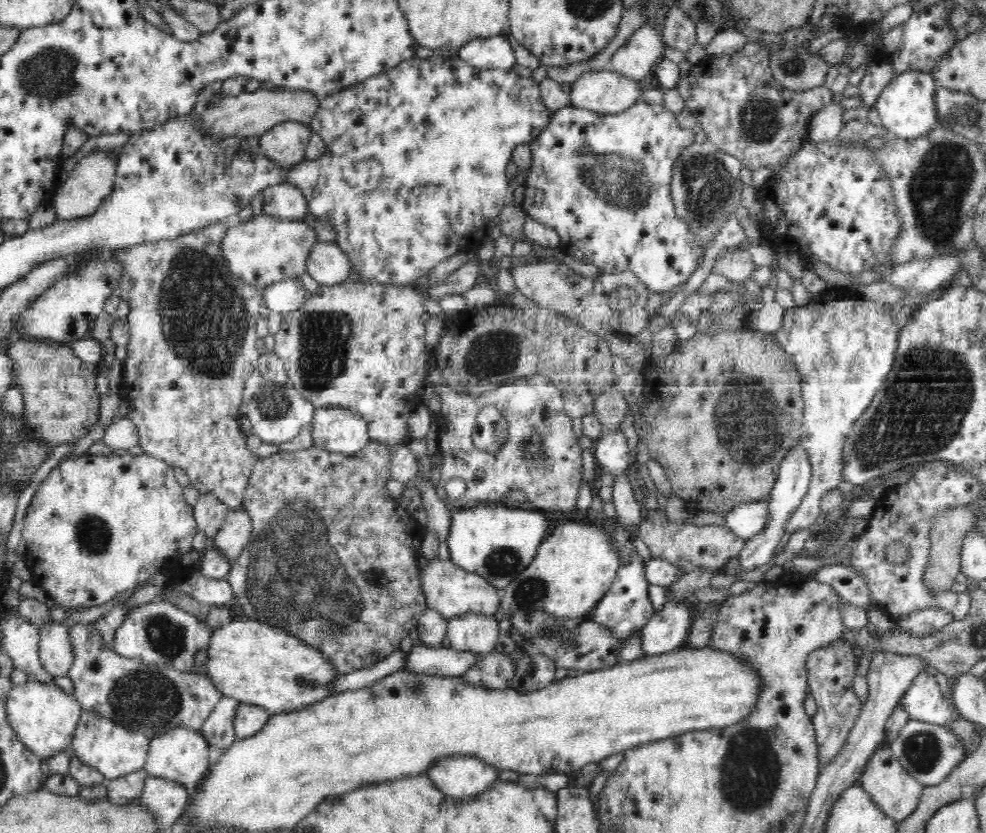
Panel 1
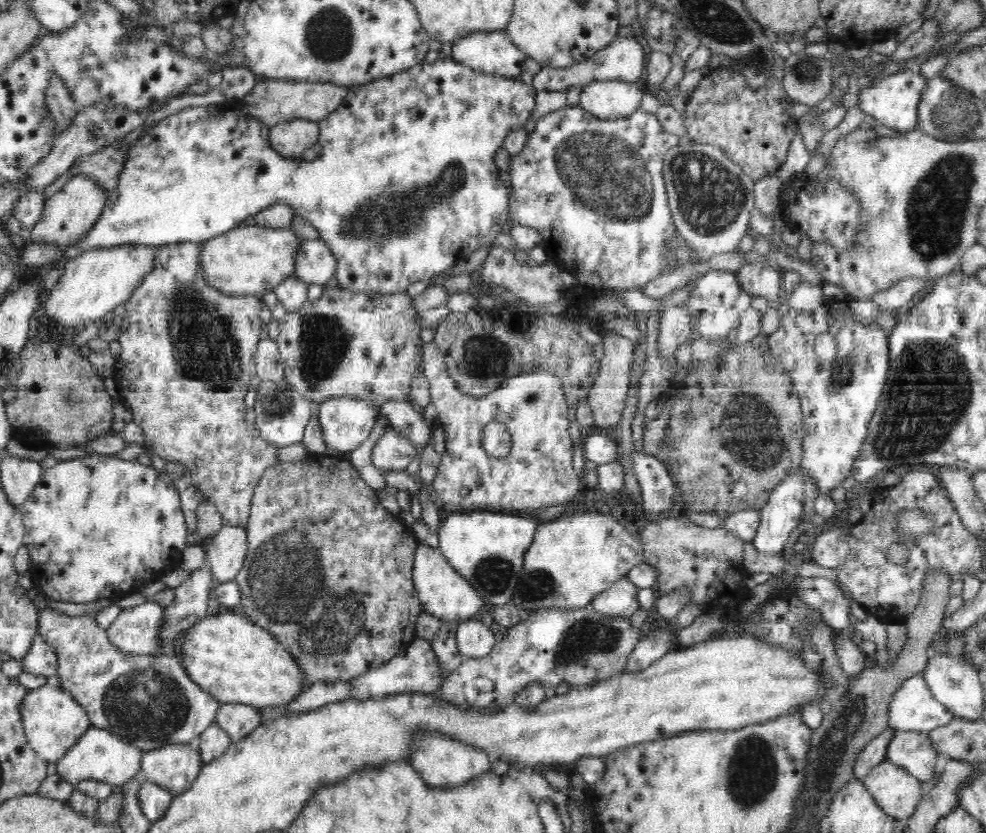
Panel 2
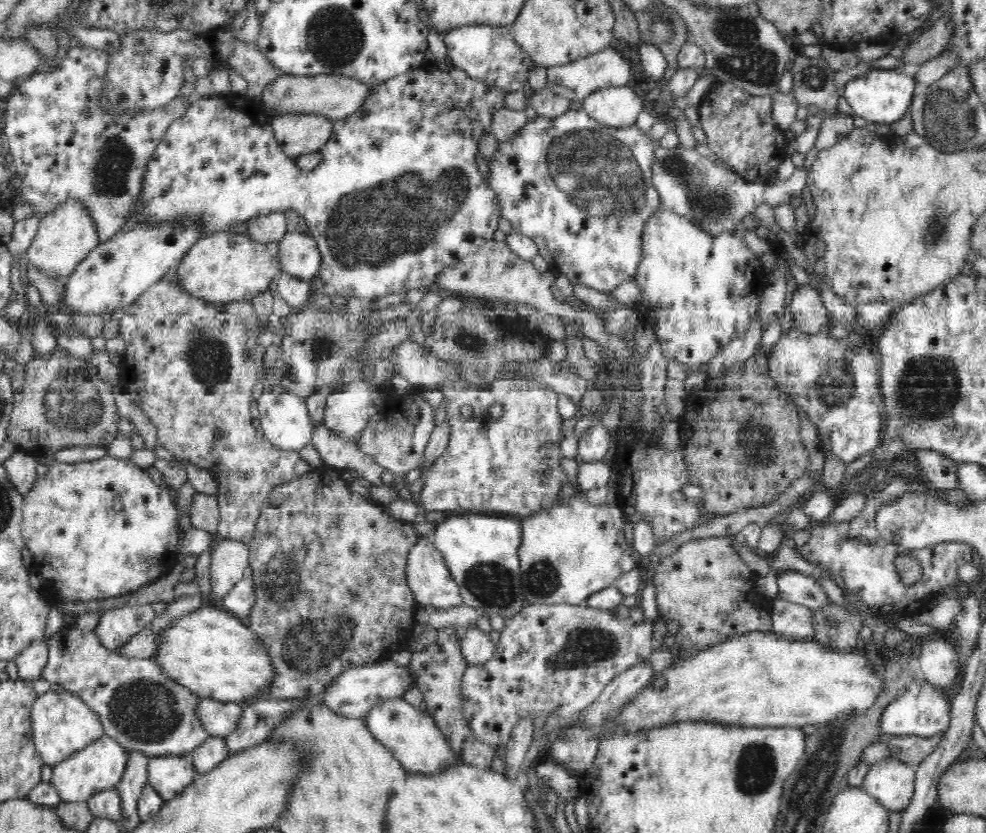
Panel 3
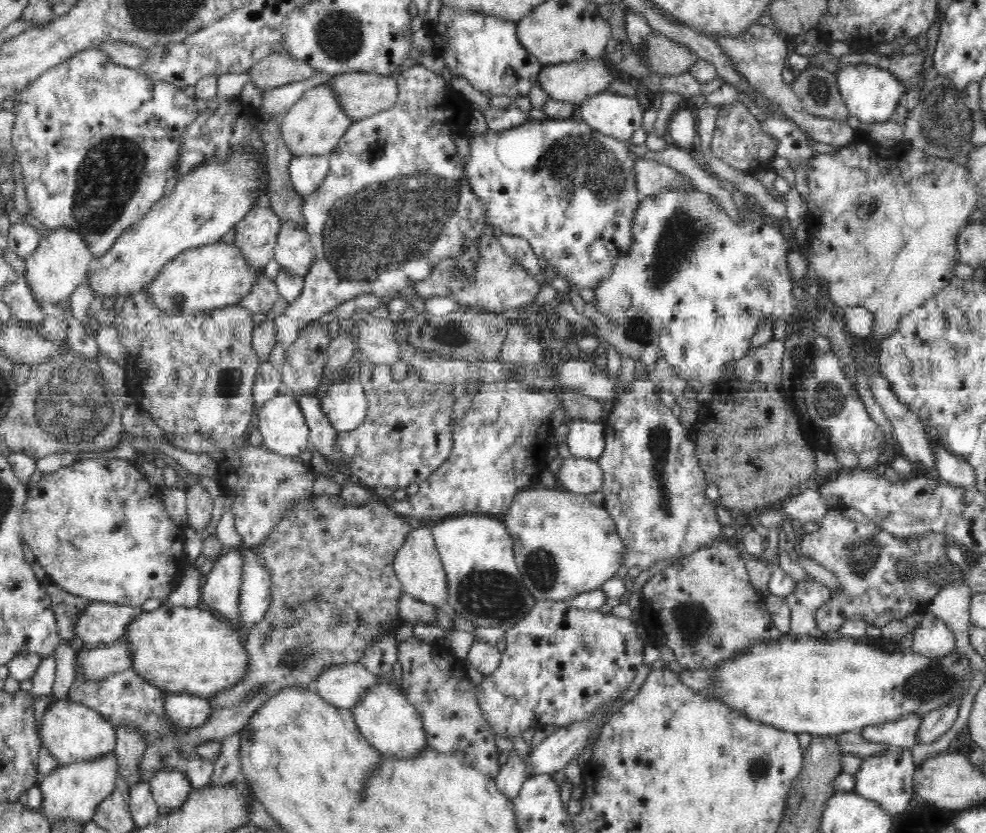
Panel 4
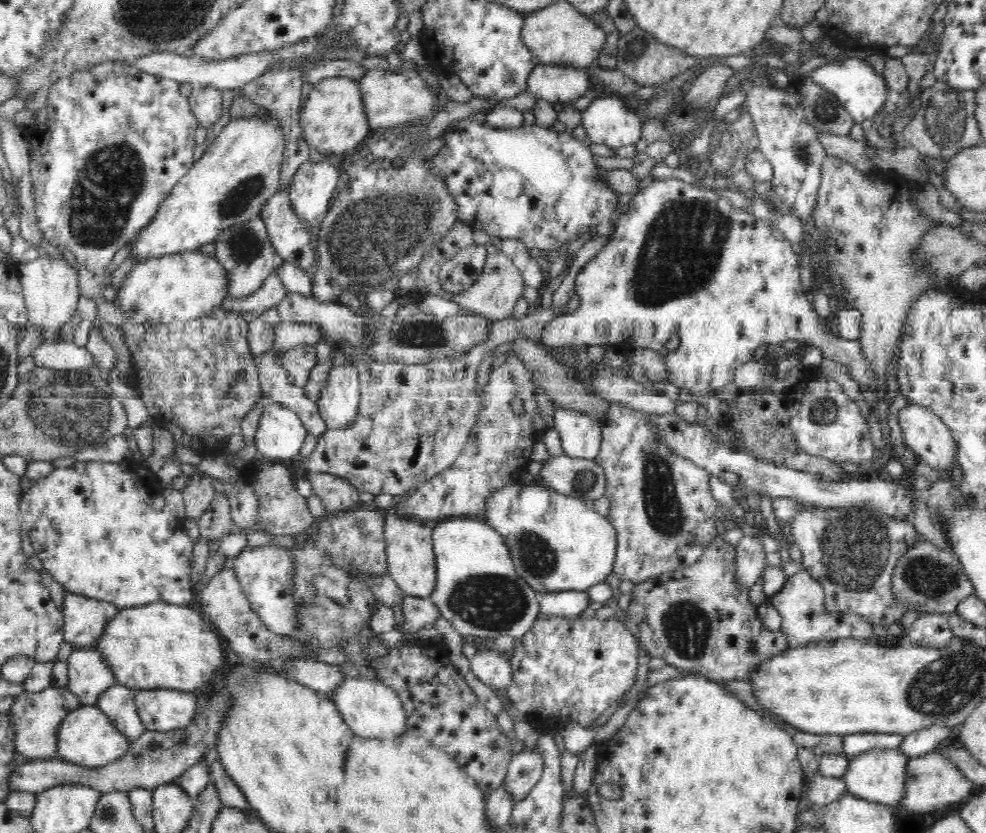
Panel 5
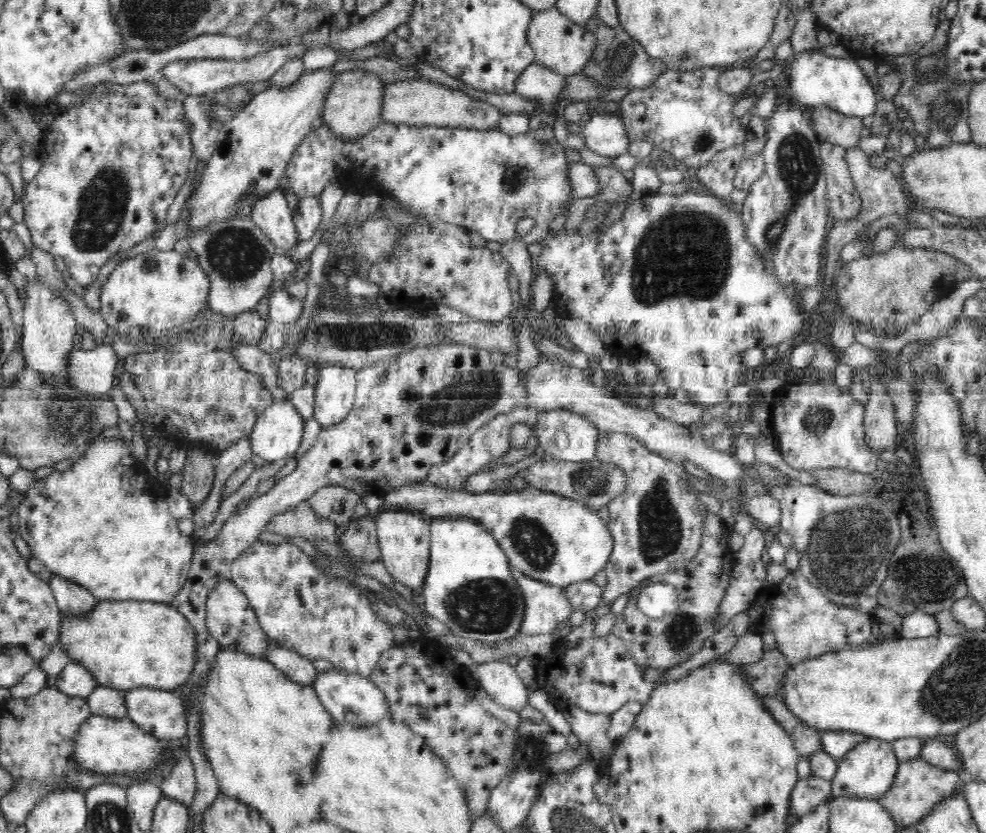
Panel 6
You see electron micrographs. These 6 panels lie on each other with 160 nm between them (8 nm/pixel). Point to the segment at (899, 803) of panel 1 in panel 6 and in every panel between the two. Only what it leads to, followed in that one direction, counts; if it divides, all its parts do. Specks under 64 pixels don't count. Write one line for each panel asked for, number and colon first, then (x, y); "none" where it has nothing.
2: (897, 792)
3: (892, 782)
4: (887, 778)
5: (879, 776)
6: (868, 771)

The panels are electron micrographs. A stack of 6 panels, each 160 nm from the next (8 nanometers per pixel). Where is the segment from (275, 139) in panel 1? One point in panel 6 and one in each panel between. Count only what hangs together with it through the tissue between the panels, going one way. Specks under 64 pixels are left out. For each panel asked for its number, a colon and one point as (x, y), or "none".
2: (290, 139)
3: (296, 134)
4: (313, 126)
5: (332, 120)
6: (352, 107)

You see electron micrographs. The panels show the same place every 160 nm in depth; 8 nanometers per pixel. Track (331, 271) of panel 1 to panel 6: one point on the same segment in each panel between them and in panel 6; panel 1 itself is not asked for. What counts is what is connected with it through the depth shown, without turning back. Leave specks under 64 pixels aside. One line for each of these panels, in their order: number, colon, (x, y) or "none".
2: (315, 264)
3: (297, 252)
4: (294, 252)
5: (289, 237)
6: (272, 214)

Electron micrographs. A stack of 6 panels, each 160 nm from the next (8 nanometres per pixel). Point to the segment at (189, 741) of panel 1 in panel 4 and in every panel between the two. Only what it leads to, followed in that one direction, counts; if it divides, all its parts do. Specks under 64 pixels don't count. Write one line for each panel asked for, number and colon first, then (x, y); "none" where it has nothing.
2: (175, 766)
3: (169, 775)
4: (170, 787)

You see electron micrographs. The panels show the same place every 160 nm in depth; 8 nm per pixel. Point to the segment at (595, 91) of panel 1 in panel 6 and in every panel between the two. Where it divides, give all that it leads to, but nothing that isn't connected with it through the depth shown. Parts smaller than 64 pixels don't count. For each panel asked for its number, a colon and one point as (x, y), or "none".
2: (604, 99)
3: (616, 106)
4: (612, 114)
5: (607, 120)
6: (606, 135)

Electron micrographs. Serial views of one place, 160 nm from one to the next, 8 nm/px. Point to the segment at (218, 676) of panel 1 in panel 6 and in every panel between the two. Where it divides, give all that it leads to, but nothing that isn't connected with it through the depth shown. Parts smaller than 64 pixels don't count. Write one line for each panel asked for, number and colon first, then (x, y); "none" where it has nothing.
2: (237, 661)
3: (209, 651)
4: (181, 649)
5: (157, 646)
6: (124, 645)

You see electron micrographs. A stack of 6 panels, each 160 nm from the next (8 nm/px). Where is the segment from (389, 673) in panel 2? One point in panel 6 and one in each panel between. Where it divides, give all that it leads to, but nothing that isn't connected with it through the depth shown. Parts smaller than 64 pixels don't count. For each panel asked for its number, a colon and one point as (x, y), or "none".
3: (353, 694)
4: (342, 686)
5: (320, 676)
6: (299, 669)

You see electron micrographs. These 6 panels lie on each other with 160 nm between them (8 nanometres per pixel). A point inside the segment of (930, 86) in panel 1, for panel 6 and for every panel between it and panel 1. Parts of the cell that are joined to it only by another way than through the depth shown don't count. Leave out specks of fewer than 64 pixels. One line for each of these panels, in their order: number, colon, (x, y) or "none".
2: (893, 99)
3: (881, 95)
4: (870, 93)
5: (855, 84)
6: (815, 79)

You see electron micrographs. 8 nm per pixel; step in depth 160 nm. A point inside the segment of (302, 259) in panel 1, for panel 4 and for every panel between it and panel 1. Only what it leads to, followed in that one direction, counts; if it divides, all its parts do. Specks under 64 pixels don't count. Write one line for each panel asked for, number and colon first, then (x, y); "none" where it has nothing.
2: (248, 259)
3: (225, 266)
4: (216, 275)

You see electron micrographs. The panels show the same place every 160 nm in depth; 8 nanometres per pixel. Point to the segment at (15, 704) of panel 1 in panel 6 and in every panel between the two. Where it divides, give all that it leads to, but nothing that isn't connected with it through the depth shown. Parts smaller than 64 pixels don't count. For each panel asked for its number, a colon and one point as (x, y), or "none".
2: (53, 721)
3: (61, 723)
4: (71, 731)
5: (86, 737)
6: (101, 744)

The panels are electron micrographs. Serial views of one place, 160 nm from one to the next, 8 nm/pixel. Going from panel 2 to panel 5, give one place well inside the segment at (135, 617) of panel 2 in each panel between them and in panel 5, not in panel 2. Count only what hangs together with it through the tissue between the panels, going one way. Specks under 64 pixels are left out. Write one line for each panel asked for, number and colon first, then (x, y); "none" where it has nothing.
3: (116, 626)
4: (100, 623)
5: (85, 619)

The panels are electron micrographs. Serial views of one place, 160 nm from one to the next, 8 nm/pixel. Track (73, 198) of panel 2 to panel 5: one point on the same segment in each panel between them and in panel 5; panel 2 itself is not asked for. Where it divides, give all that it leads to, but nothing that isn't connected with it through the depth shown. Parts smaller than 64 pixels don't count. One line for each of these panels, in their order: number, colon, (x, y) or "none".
3: (66, 235)
4: (56, 268)
5: (50, 286)

